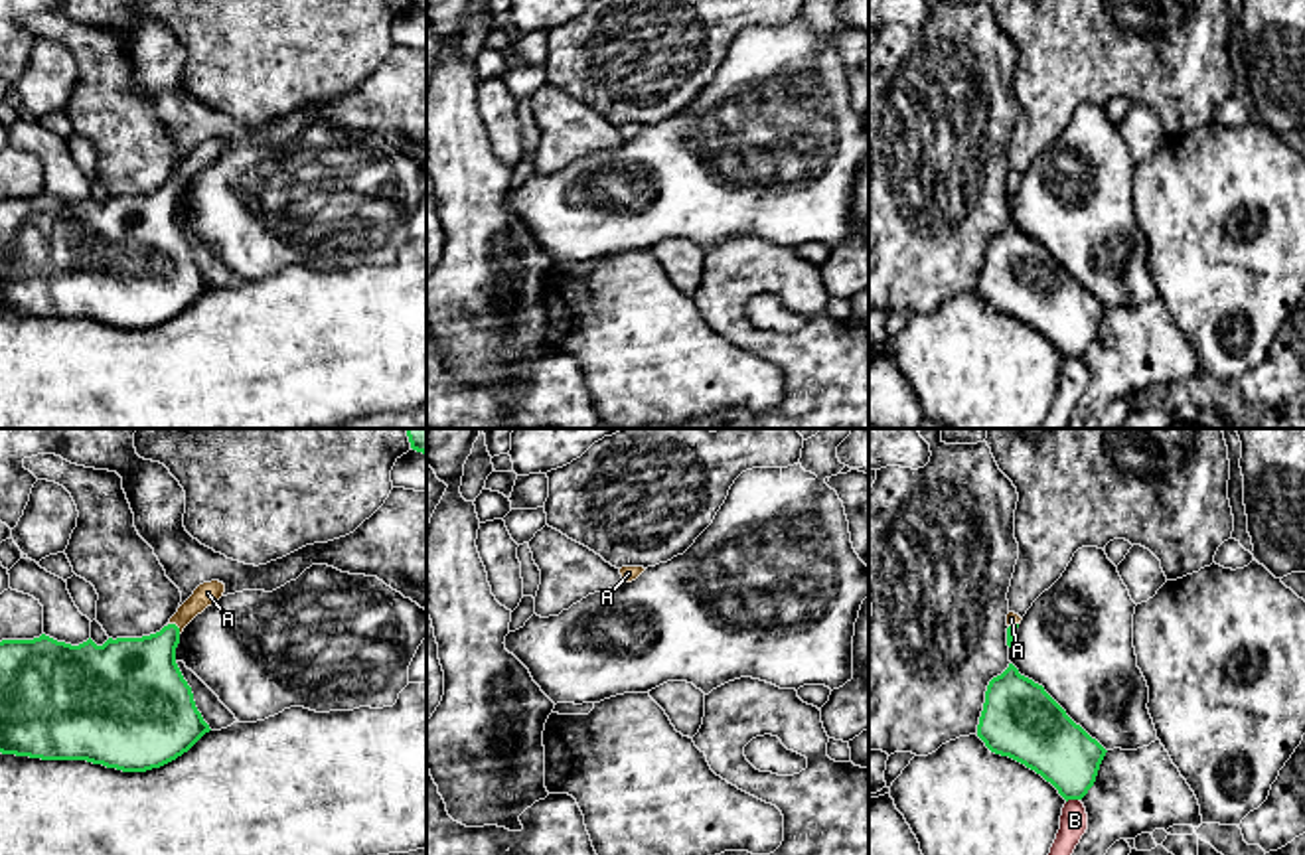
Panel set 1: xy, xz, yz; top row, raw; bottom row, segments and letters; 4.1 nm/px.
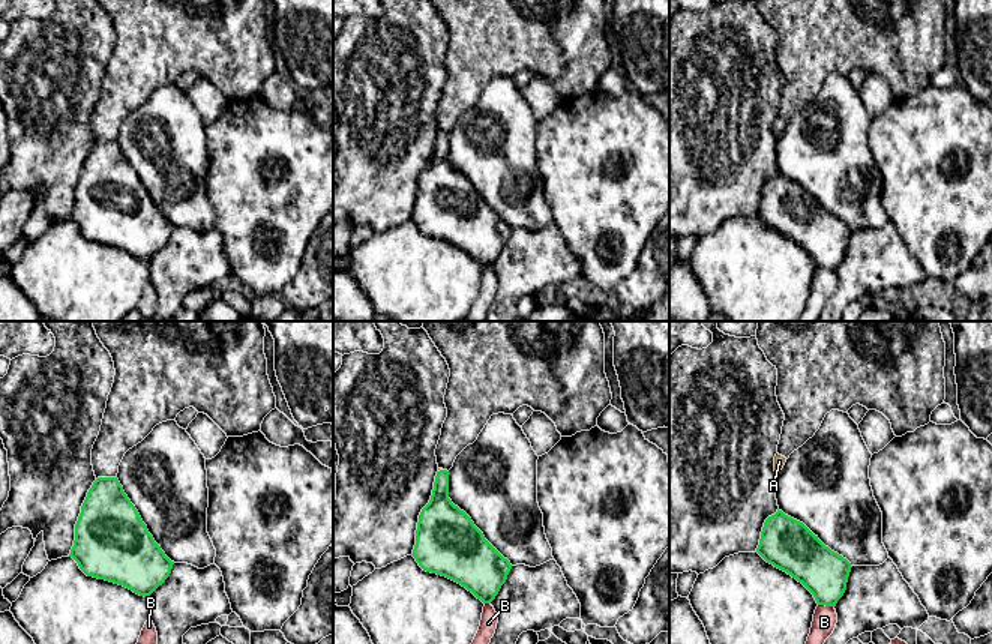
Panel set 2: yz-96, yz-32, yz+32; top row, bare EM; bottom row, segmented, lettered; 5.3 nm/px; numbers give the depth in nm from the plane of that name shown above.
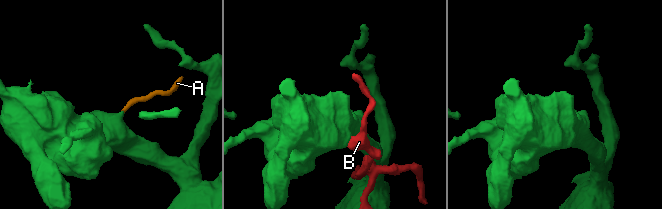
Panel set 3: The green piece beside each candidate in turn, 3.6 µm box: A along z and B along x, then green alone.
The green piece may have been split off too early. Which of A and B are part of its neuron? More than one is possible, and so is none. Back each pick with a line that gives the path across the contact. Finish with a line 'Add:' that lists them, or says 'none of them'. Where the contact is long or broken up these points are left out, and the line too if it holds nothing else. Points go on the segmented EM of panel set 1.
A: across xy (141, 676), (176, 626), (208, 593)
Add: A

